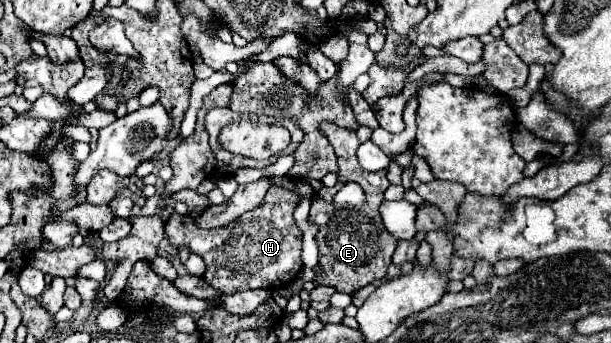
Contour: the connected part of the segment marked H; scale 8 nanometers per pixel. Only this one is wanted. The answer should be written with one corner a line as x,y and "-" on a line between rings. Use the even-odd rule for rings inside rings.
271,186
267,196
263,198
261,206
253,208
239,216
239,220
231,222
225,228
217,230
199,230
193,226
193,216
179,216
177,212
165,224
165,234
169,236
171,246
187,246
193,254
199,254
205,264
207,272
203,274
205,282
219,292
239,292
239,290
253,290
253,288
283,288
297,278
301,272
301,230
293,220
293,210
299,202
299,196
283,186
-
257,278
259,284
253,284
-
237,286
237,287
232,287
-
232,289
232,291
231,291

